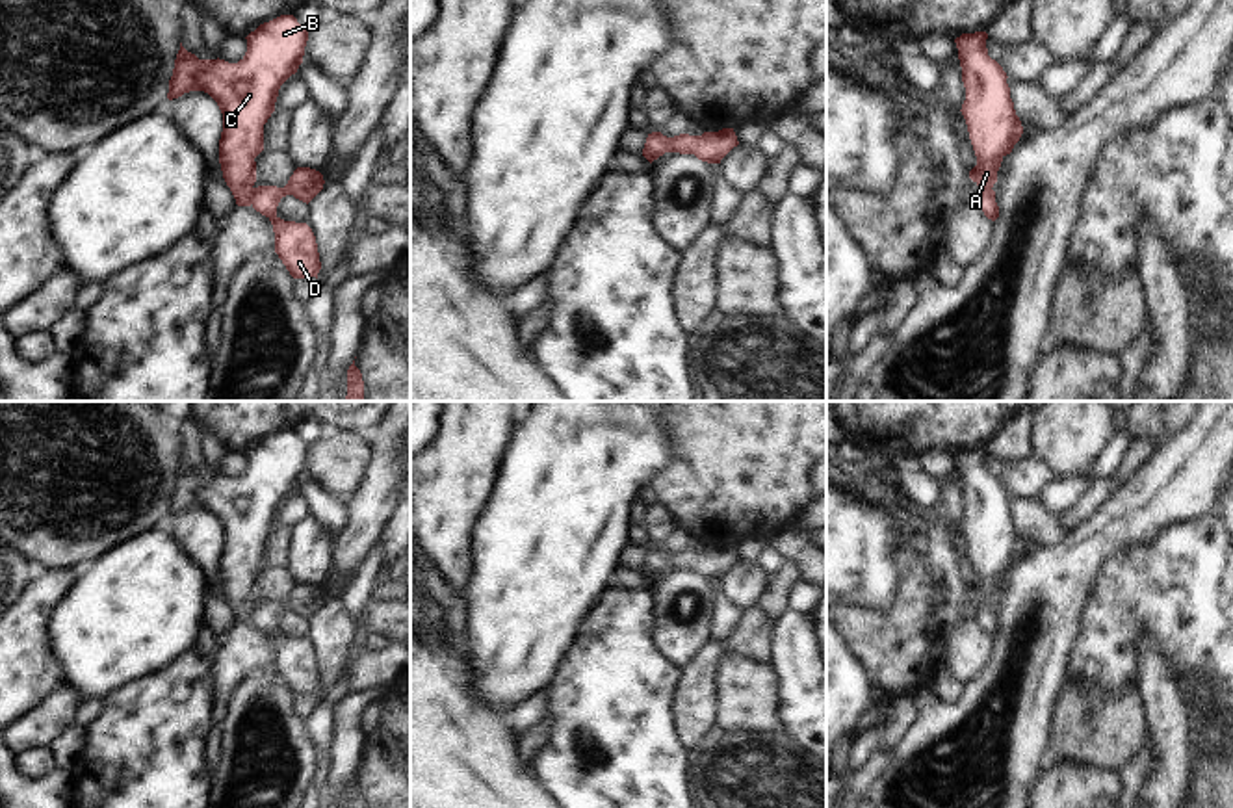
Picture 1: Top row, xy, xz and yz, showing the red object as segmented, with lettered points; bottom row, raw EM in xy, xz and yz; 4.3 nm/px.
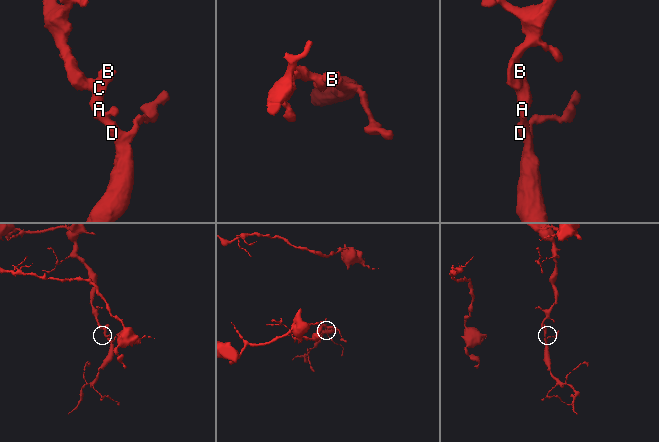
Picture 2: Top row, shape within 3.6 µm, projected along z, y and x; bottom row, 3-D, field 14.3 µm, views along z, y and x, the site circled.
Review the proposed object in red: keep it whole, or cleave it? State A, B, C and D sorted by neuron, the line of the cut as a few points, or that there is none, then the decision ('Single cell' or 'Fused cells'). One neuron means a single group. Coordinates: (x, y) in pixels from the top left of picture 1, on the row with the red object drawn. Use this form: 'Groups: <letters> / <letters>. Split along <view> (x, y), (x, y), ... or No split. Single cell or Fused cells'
Groups: A B C D. No split. Single cell.

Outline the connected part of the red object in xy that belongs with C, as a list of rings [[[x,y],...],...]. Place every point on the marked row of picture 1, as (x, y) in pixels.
[[[280,15],[245,39],[247,52],[238,63],[199,59],[180,43],[167,98],[204,91],[217,102],[223,113],[219,163],[236,204],[253,206],[271,221],[275,253],[293,279],[318,279],[321,262],[312,228],[280,219],[277,206],[286,195],[308,204],[323,189],[323,175],[297,167],[284,188],[254,186],[254,158],[264,150],[264,124],[275,111],[280,85],[303,63],[308,30],[293,15]]]

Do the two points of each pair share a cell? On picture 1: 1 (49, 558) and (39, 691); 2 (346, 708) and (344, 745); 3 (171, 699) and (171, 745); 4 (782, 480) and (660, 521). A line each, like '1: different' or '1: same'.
1: different
2: same
3: same
4: different

